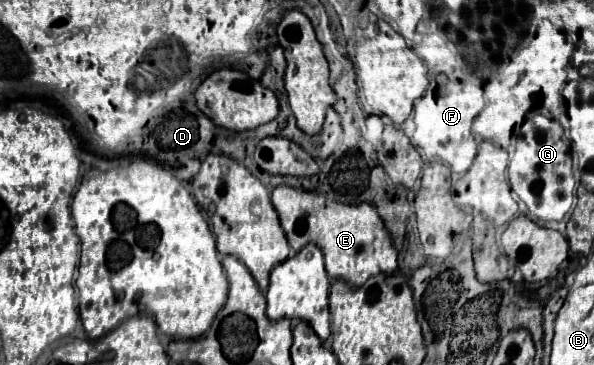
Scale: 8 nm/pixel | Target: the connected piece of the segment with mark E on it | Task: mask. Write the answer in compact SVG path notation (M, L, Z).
M276 186L272 190L272 204L280 216L282 228L292 250L300 250L304 244L318 244L326 258L326 272L332 280L344 278L352 286L362 286L366 278L398 270L398 250L384 226L384 220L372 204L340 204L328 202L324 194L298 190L292 186Z

